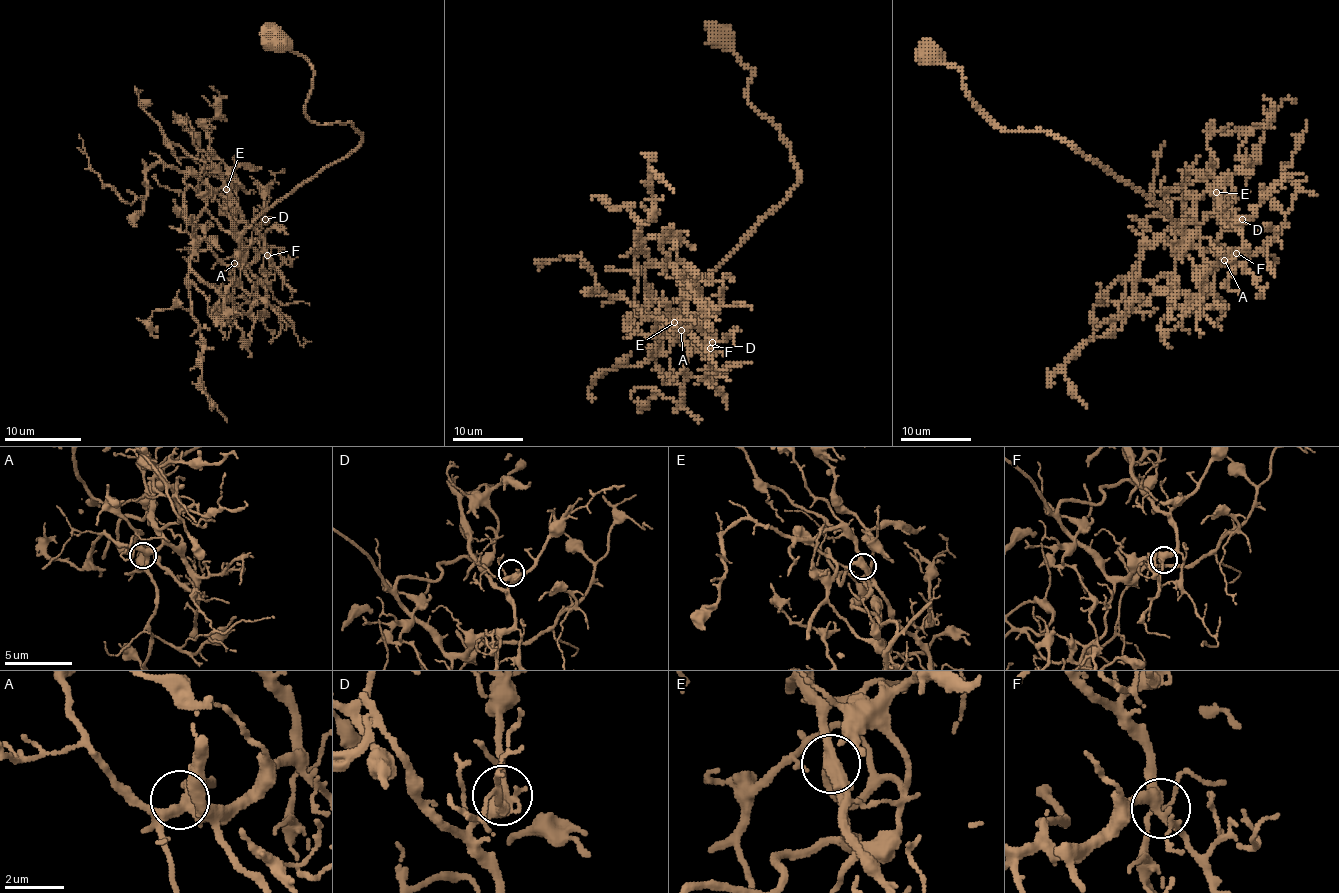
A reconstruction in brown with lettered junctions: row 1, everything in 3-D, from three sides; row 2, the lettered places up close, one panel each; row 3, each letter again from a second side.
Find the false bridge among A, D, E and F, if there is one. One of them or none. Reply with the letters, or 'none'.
none

